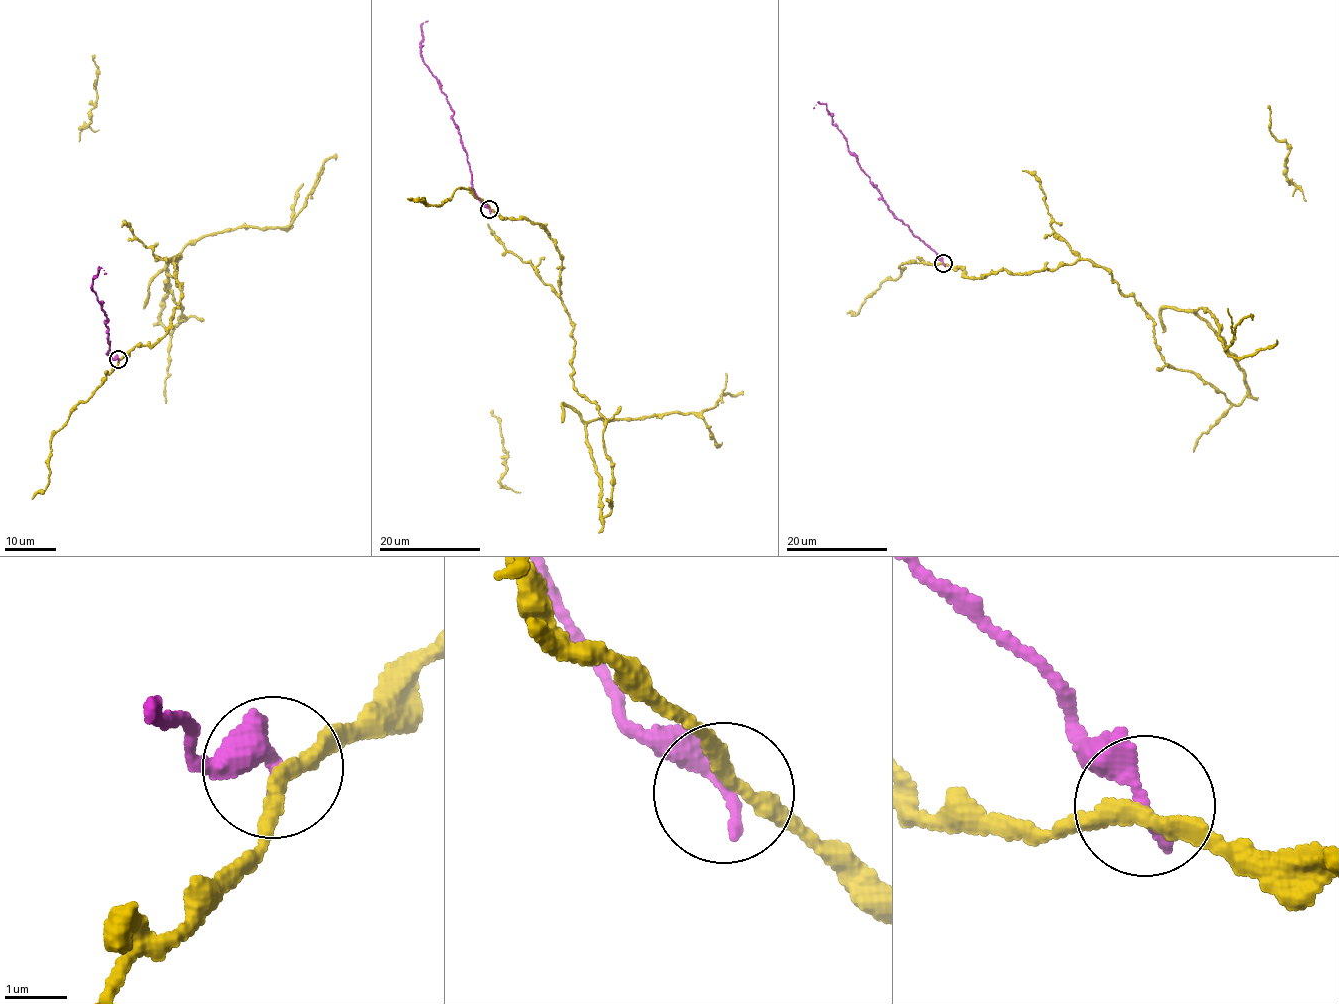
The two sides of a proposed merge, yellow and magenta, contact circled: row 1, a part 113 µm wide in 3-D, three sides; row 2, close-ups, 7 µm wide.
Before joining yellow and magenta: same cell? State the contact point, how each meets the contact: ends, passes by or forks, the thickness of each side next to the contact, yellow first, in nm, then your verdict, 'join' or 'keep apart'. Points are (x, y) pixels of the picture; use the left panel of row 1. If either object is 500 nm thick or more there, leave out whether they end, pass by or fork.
(118, 359) | yellow passes by | magenta ends | 260/320 nm | keep apart

